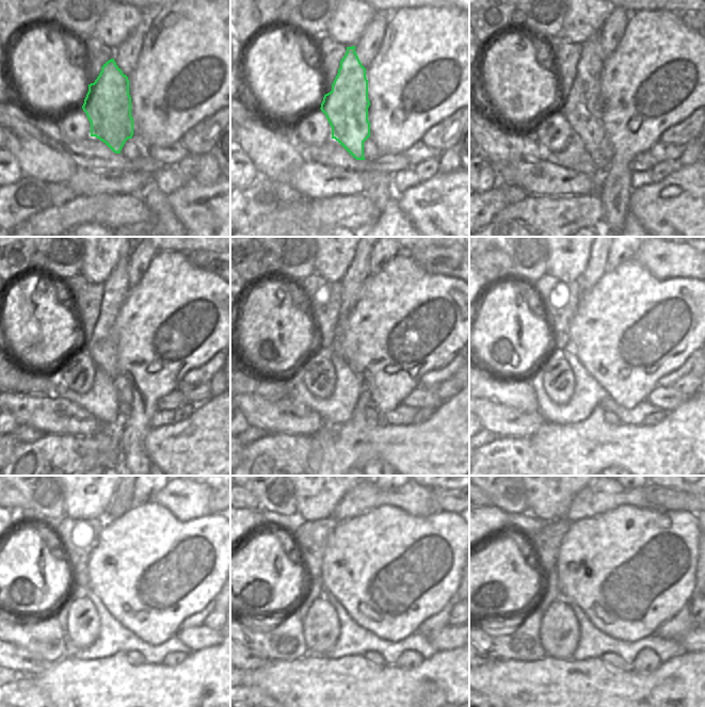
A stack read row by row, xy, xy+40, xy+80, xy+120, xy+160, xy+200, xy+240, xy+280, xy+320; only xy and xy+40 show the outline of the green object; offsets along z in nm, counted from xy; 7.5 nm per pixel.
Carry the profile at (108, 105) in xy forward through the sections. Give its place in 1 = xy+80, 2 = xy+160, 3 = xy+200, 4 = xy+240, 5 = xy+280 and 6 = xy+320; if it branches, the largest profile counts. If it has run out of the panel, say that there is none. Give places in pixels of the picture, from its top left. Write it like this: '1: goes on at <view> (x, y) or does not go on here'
1: goes on at xy+80 (582, 108)
2: goes on at xy+160 (357, 271)
3: goes on at xy+200 (596, 267)
4: goes on at xy+240 (121, 502)
5: goes on at xy+280 (372, 656)
6: goes on at xy+320 (613, 659)

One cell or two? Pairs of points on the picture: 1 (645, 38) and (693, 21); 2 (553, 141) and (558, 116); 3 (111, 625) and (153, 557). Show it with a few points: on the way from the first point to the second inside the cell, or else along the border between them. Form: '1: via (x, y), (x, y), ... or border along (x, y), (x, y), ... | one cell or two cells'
1: border along (673, 12), (693, 31) | two cells
2: via (553, 134), (556, 123) | one cell
3: border along (100, 598), (105, 607), (134, 635) | two cells

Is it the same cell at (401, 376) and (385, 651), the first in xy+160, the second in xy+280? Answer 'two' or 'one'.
two

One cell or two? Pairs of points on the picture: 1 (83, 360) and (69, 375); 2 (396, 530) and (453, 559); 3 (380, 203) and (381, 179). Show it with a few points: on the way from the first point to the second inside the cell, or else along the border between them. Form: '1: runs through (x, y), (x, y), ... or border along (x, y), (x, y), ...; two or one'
1: runs through (80, 364), (73, 372); one
2: runs through (410, 544), (422, 557), (439, 557); one
3: runs through (380, 197), (380, 185); one

